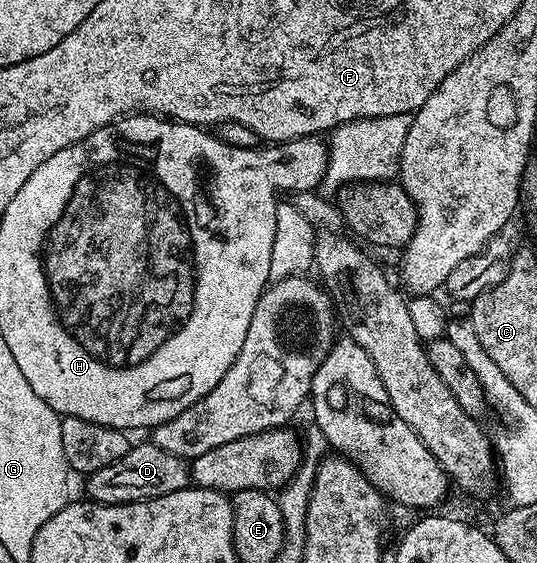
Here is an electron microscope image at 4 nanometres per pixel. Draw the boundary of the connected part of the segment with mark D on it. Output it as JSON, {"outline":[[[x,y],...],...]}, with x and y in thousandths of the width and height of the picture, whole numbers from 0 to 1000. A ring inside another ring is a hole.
{"outline":[[[272,783],[244,792],[242,803],[223,819],[201,826],[194,833],[179,833],[179,840],[158,845],[160,872],[179,893],[259,893],[264,886],[289,886],[313,876],[328,876],[335,869],[356,863],[354,831],[348,817],[331,808],[298,798],[285,783]]]}

